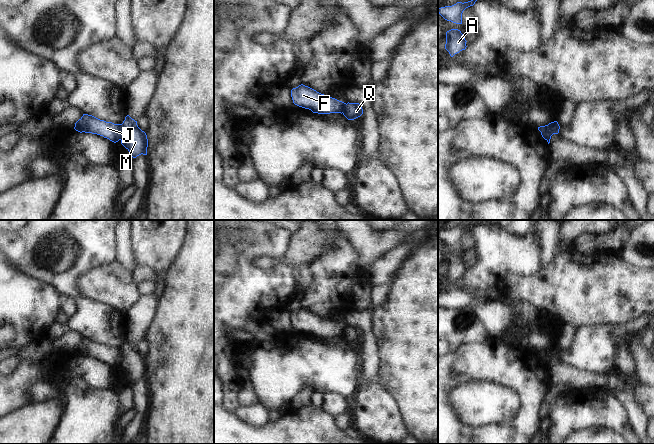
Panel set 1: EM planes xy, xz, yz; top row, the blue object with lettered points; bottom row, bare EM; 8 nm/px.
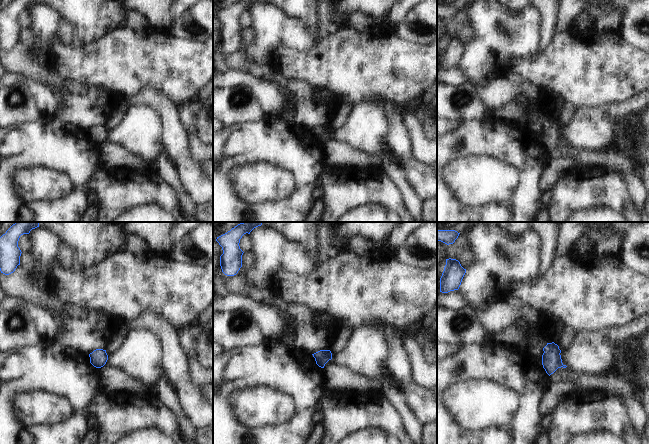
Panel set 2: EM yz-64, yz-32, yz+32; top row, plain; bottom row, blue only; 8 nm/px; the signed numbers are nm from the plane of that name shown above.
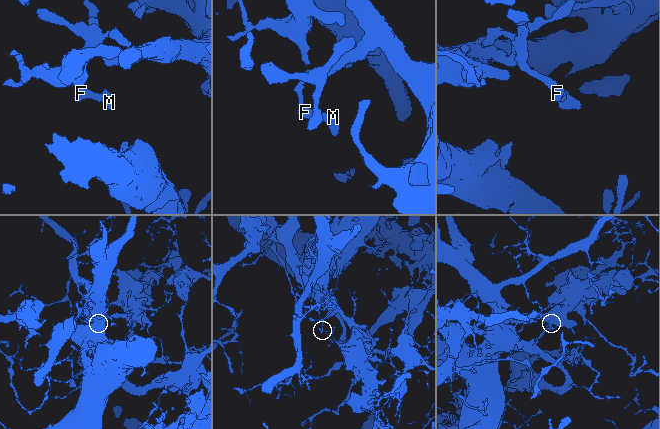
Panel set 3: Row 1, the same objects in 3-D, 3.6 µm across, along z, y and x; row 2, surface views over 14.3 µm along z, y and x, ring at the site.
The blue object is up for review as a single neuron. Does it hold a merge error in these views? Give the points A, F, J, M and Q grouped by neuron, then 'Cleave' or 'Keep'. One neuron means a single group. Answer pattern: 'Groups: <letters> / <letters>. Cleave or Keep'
Groups: A F J / M Q. Cleave

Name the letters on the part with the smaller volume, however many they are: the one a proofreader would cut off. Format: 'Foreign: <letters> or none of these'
Foreign: M, Q

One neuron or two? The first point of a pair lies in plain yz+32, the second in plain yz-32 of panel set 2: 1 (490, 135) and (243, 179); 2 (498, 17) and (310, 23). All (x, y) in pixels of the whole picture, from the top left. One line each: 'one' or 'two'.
1: two
2: two

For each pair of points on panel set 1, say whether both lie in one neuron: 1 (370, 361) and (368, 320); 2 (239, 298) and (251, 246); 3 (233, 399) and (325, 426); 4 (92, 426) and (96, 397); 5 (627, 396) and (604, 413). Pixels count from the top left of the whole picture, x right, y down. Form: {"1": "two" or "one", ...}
{"1": "one", "2": "one", "3": "two", "4": "one", "5": "two"}

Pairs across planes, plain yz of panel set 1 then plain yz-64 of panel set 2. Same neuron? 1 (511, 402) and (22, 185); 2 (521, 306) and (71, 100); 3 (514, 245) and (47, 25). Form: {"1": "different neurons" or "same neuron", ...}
{"1": "same neuron", "2": "different neurons", "3": "same neuron"}

